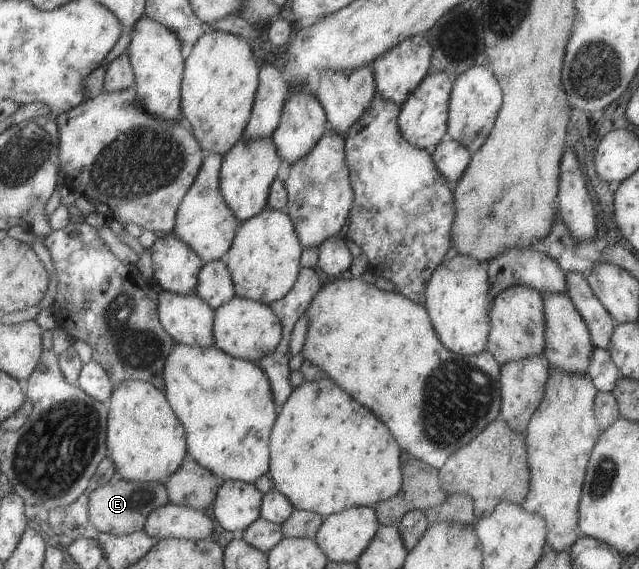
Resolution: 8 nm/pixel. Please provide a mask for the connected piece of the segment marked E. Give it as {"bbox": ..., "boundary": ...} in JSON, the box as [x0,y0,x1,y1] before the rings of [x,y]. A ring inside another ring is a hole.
{"bbox":[87,477,168,536],"boundary":[[[114,477],[89,493],[87,510],[90,523],[98,532],[123,536],[142,530],[146,516],[168,501],[166,490],[160,482],[137,482]]]}

